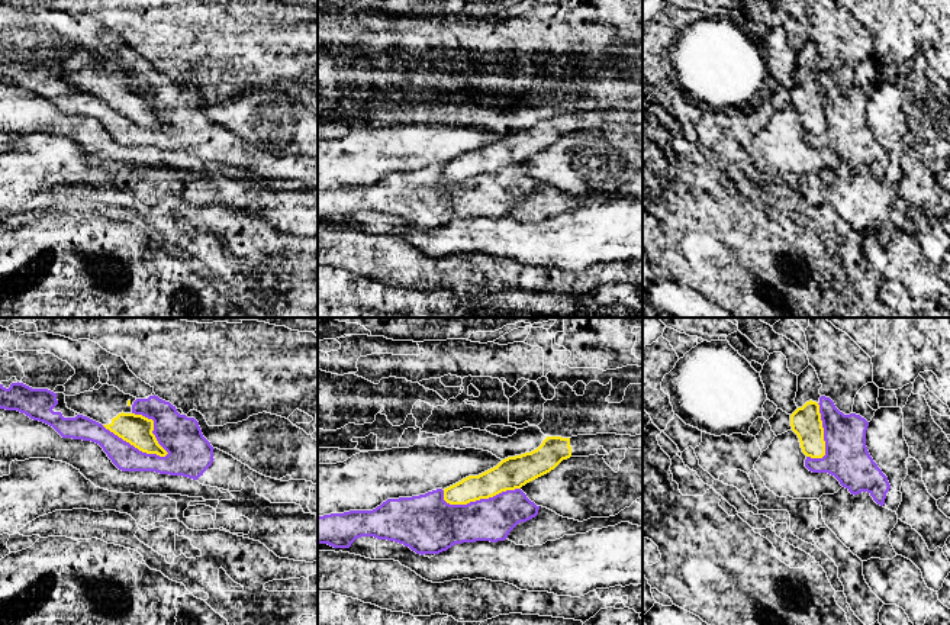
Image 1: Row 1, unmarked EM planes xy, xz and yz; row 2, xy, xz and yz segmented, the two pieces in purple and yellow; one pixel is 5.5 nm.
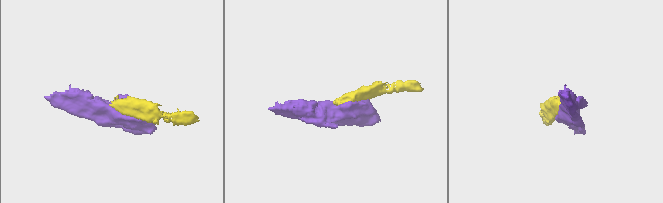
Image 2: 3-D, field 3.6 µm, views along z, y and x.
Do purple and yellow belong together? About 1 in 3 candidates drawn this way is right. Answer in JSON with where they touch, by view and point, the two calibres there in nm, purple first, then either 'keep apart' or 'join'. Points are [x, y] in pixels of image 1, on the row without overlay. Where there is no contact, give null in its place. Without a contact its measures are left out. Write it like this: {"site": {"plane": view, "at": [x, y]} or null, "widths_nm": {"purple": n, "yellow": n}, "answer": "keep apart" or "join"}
{"site": {"plane": "xy", "at": [134, 122]}, "widths_nm": {"purple": 220, "yellow": 170}, "answer": "keep apart"}

